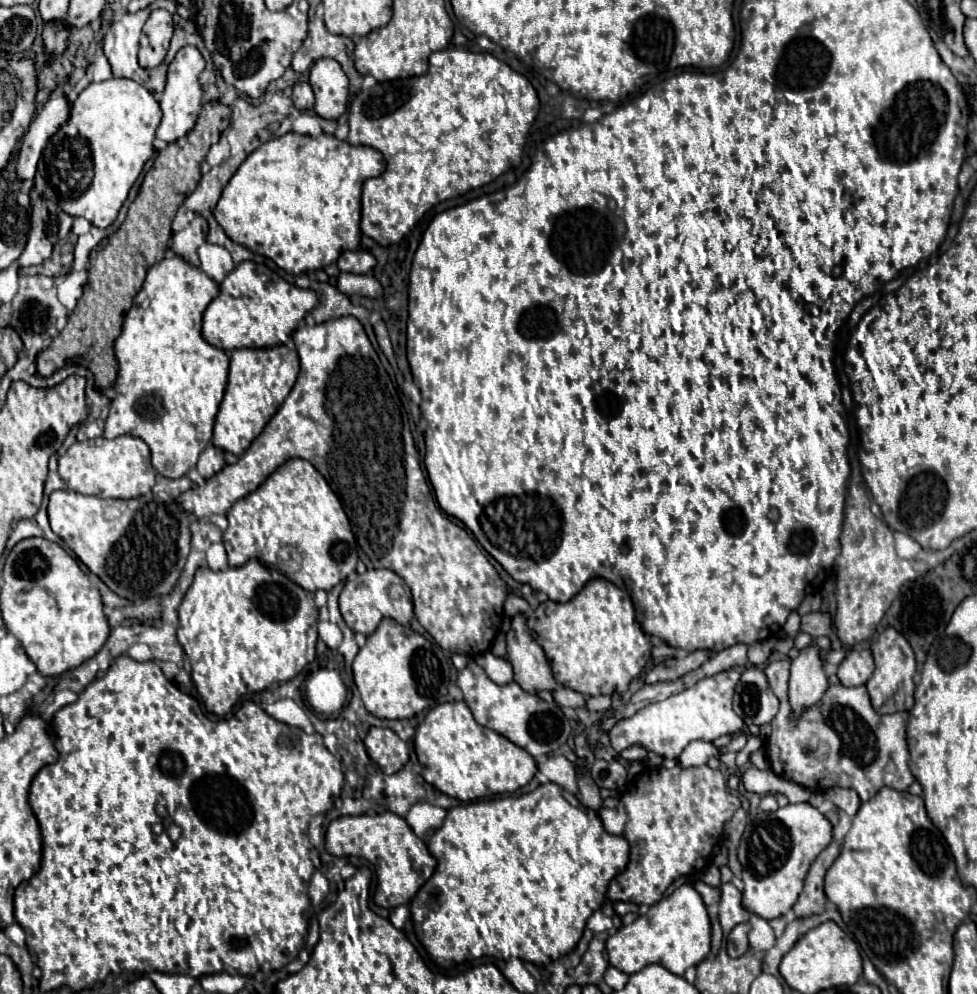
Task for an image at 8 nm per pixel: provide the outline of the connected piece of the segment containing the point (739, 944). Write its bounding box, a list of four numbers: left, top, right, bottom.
[728,924,750,958]

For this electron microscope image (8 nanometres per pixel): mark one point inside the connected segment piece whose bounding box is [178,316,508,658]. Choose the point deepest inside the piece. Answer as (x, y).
(343, 415)

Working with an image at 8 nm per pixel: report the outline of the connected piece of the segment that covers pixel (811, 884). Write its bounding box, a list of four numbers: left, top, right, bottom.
[794,840,840,918]

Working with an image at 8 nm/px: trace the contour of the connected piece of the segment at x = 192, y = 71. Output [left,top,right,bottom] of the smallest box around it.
[156,46,204,142]

